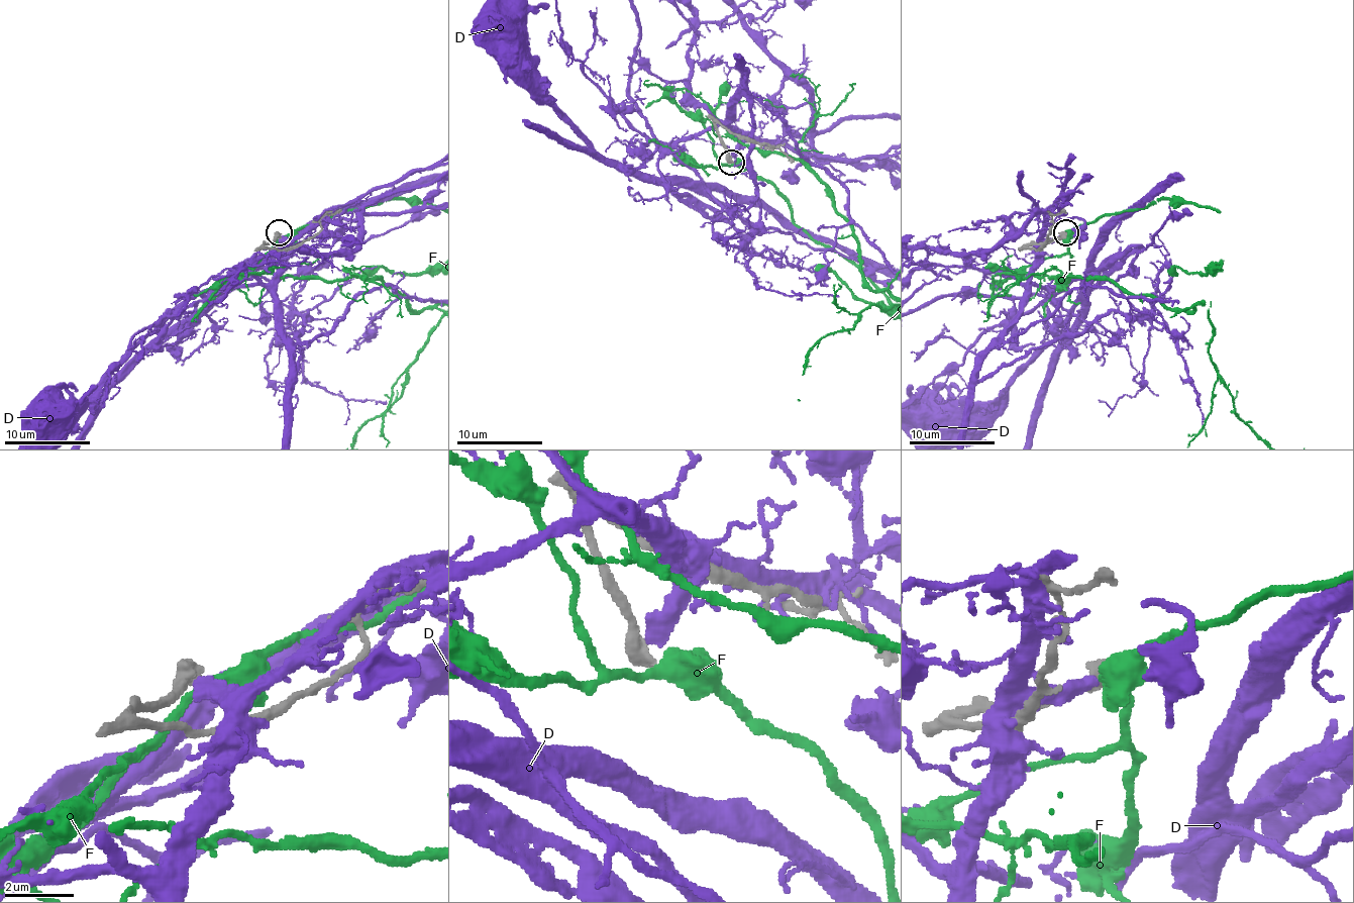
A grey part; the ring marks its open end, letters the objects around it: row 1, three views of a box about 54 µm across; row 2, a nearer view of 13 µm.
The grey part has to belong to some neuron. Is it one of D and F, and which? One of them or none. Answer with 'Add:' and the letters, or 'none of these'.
Add: none of these

